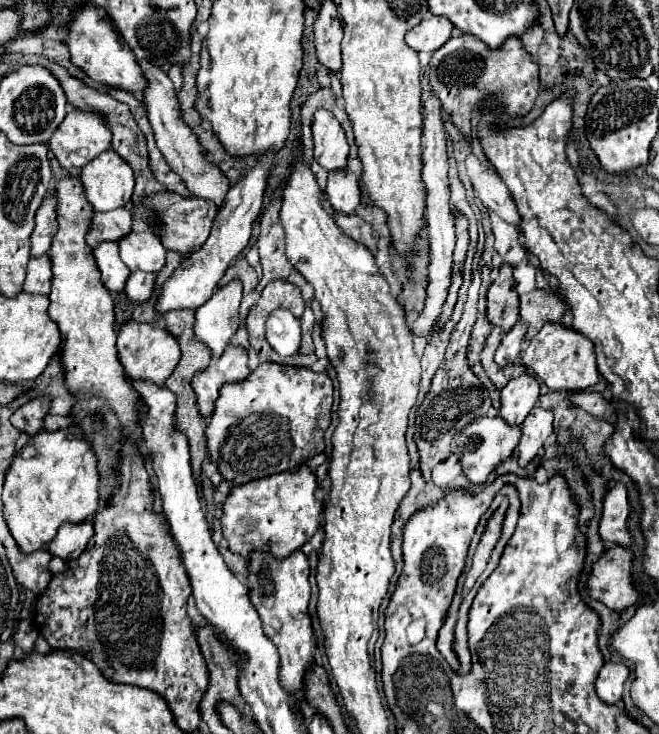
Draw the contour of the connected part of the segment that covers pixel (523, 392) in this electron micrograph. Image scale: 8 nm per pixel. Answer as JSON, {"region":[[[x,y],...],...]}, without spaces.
{"region":[[[522,374],[518,378],[512,378],[502,388],[502,406],[500,416],[510,426],[520,426],[528,412],[534,408],[540,396],[540,384],[530,374]]]}

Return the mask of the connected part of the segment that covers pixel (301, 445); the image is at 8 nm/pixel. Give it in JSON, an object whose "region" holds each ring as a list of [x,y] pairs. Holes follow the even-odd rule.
{"region":[[[262,362],[246,380],[226,382],[226,386],[222,386],[218,402],[214,404],[214,412],[210,416],[210,424],[206,428],[208,460],[216,464],[222,478],[232,484],[246,484],[250,480],[266,478],[278,472],[296,470],[310,456],[324,452],[324,432],[330,426],[330,408],[332,408],[332,380],[328,374],[316,374],[306,368],[298,370],[278,366],[272,362]],[[252,440],[258,440],[254,442],[254,448],[260,444],[262,448],[250,454]]]}

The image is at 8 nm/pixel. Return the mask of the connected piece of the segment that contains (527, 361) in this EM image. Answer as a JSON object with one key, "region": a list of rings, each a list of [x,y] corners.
{"region":[[[560,324],[542,326],[542,330],[520,352],[520,362],[528,370],[538,374],[548,388],[572,392],[588,390],[600,380],[598,368],[594,366],[594,358],[594,344],[584,334],[578,334],[576,330],[564,328]]]}

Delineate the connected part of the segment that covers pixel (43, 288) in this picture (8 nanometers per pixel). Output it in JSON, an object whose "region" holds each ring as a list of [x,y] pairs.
{"region":[[[44,254],[42,258],[30,258],[28,274],[24,280],[24,292],[44,294],[44,296],[50,294],[50,278],[52,278],[52,270],[50,270],[48,254]]]}

